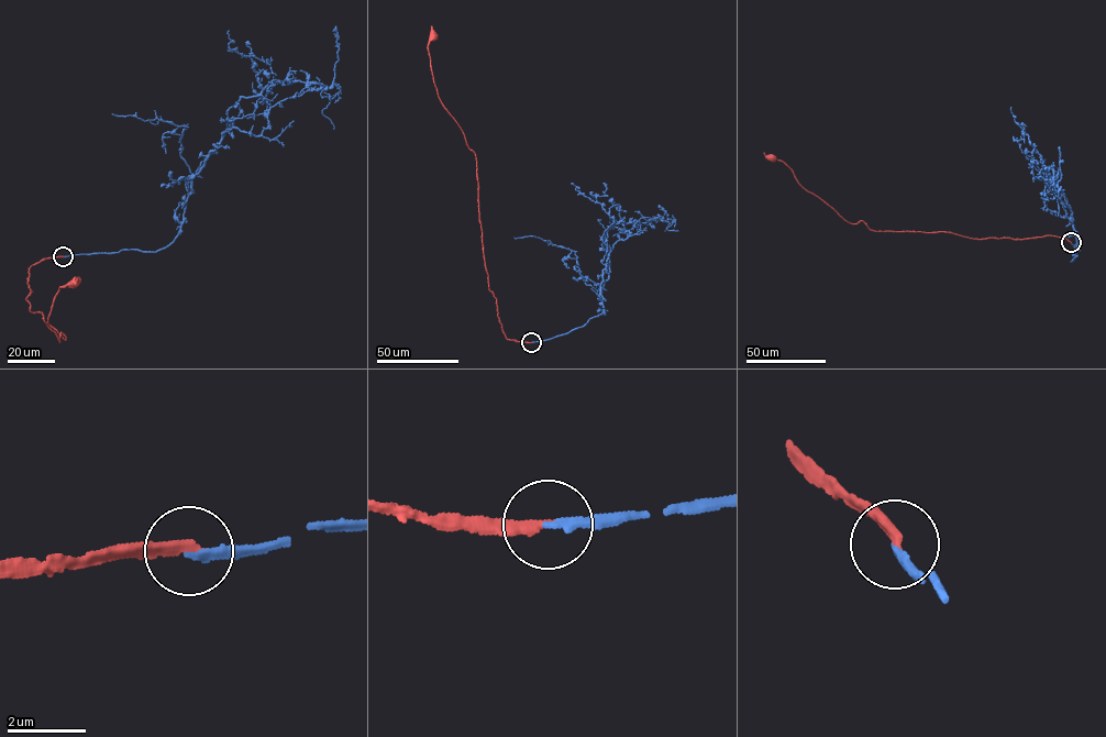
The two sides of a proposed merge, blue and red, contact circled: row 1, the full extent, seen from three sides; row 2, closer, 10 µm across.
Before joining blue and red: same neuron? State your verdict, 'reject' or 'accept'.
reject

